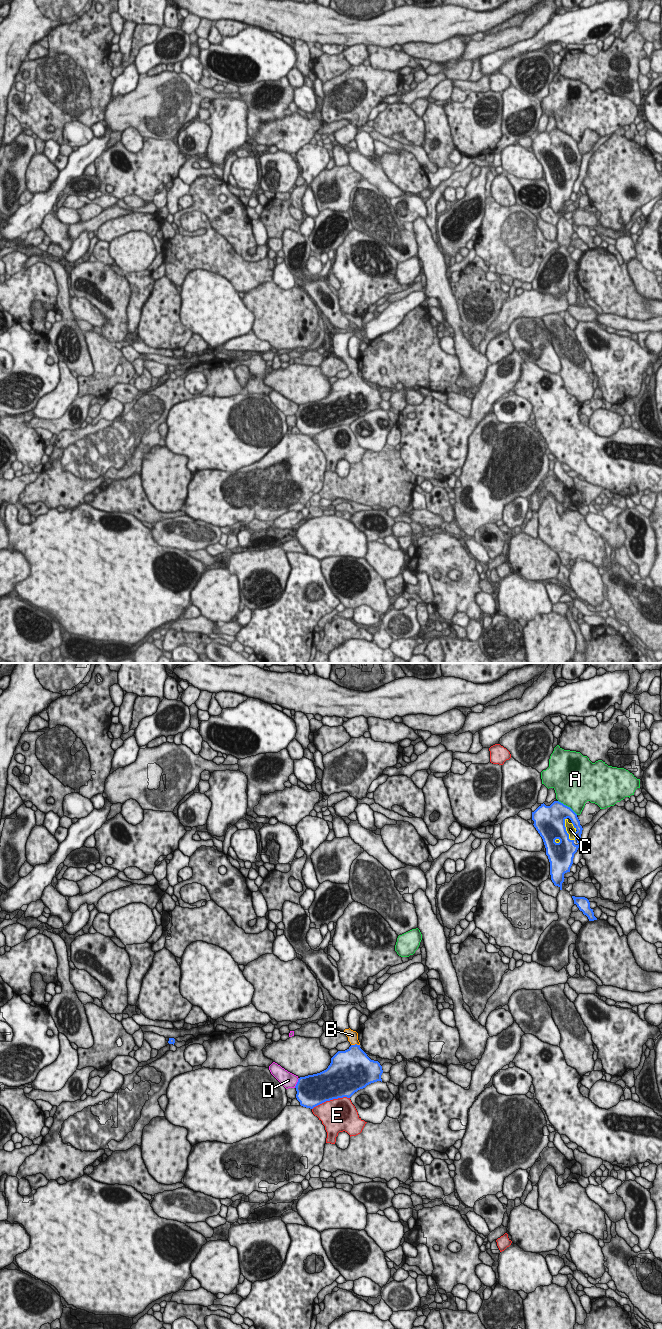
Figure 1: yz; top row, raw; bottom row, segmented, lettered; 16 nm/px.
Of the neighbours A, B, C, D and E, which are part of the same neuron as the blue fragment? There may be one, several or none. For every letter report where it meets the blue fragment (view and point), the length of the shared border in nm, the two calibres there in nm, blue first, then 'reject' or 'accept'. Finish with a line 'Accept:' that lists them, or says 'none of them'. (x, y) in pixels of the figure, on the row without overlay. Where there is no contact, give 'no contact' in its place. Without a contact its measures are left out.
A: contact yz (567, 134); length 400 nm; calibres 340 and 480 nm; reject
B: contact yz (355, 372); length 140 nm; calibres 400 and 160 nm; accept
C: contact yz (565, 158); length 400 nm; calibres 440 and 140 nm; accept
D: contact yz (297, 411); length 180 nm; calibres 460 and 240 nm; reject
E: contact yz (330, 427); length 650 nm; calibres 480 and 480 nm; reject
Accept: B, C

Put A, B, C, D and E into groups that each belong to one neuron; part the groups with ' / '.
A / B C / D / E

